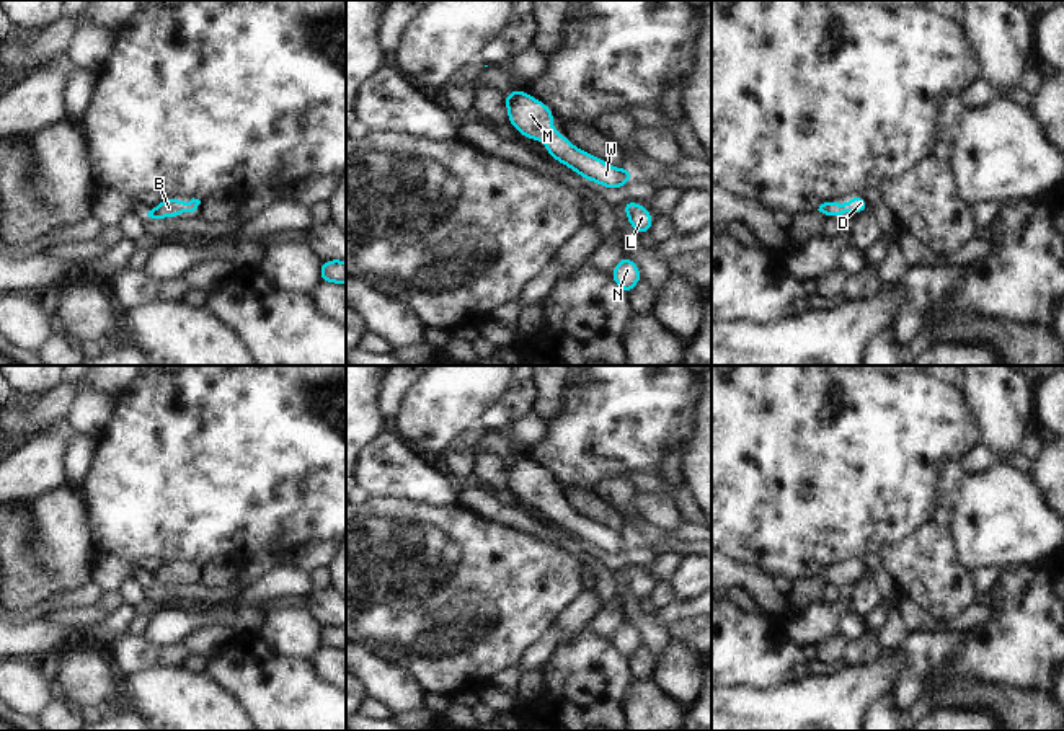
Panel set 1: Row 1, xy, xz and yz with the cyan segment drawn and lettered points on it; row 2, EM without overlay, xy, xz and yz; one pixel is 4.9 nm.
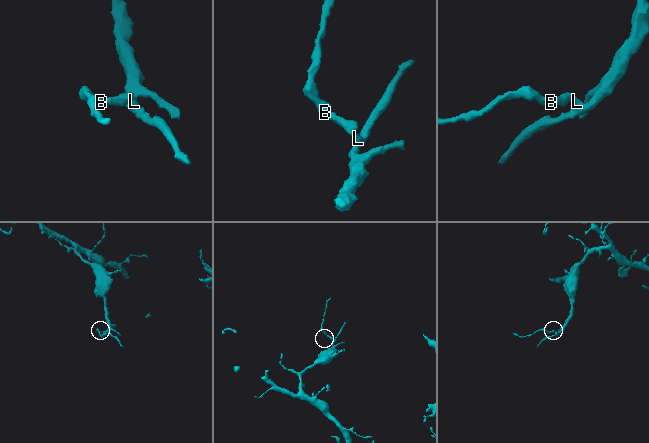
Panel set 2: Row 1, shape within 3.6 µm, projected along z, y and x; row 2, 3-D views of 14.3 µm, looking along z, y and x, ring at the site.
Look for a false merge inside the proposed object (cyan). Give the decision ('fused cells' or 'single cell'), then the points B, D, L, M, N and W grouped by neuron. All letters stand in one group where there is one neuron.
single cell; groups B D L M N W

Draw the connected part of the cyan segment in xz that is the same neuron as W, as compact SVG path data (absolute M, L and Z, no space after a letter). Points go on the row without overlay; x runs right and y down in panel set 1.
M522 455L504 460L504 473L509 475L508 490L521 501L543 507L547 519L576 537L587 548L609 555L623 553L635 538L630 534L615 534L610 529L578 514L561 498L553 496L553 476L545 468Z

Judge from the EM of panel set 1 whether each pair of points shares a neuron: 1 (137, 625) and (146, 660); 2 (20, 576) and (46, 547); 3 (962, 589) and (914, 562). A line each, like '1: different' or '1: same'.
1: different
2: different
3: same

